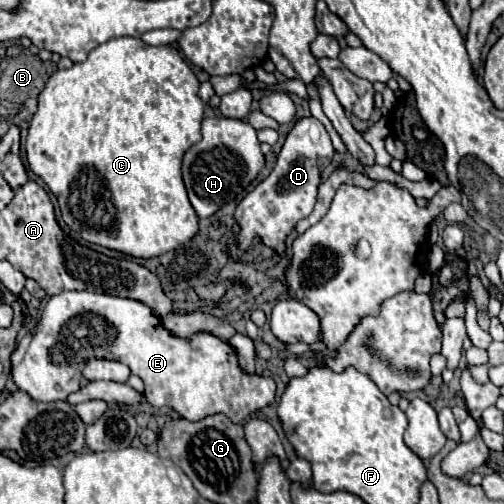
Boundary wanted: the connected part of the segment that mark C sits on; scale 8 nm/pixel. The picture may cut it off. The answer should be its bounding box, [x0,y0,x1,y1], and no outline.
[25,37,205,257]

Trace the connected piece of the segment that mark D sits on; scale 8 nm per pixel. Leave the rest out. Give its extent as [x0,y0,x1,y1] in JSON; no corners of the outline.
[233,117,335,257]

